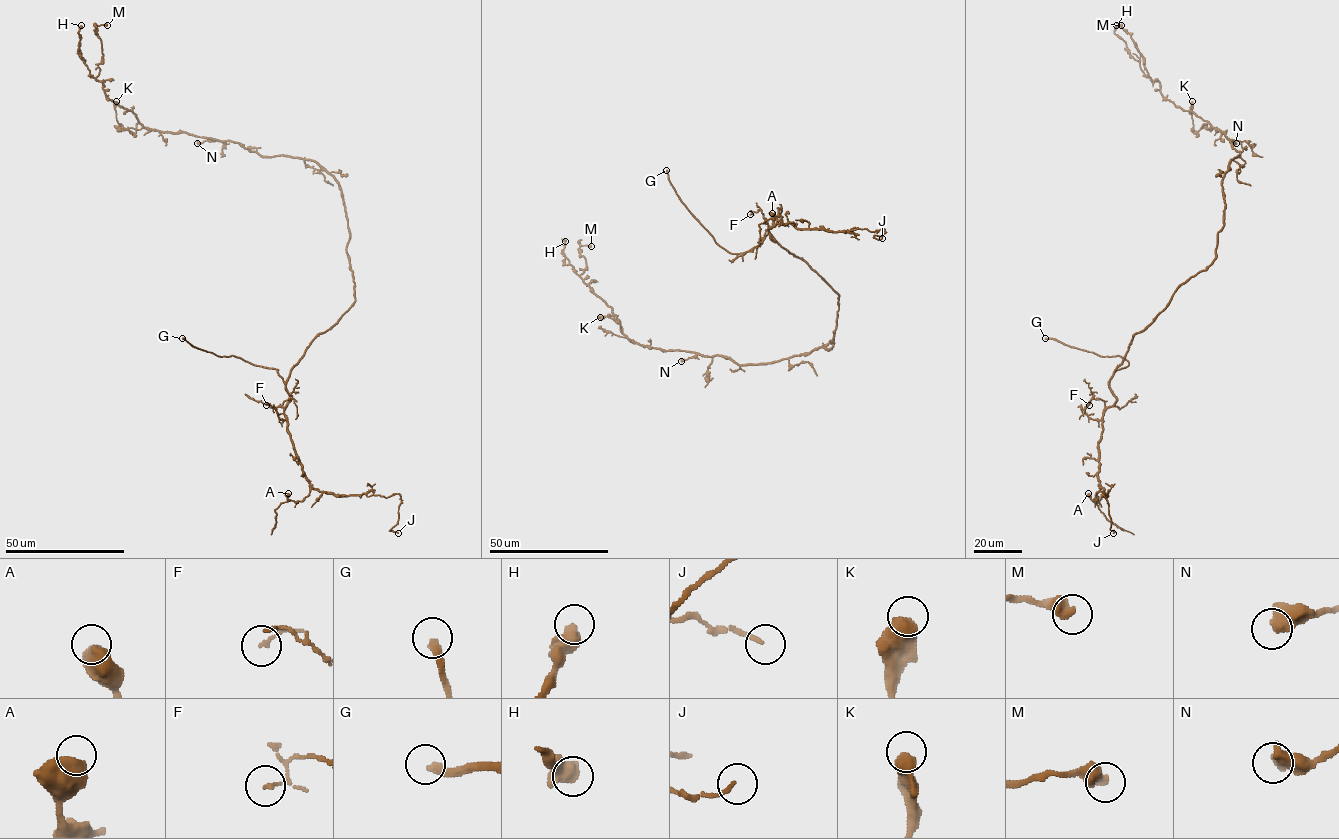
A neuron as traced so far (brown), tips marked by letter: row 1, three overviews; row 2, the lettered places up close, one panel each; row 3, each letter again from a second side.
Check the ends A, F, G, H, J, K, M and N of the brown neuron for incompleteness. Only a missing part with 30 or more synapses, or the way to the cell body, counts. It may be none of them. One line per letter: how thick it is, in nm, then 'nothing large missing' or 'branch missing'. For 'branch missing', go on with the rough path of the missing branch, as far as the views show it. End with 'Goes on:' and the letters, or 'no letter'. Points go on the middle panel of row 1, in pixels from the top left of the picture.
A: 750 nm | nothing large missing
F: 100 nm | nothing large missing
G: 320 nm | branch missing | (666, 170), (621, 112), (618, 109), (617, 112)
H: 650 nm | nothing large missing
J: 120 nm | nothing large missing
K: 600 nm | nothing large missing
M: 550 nm | nothing large missing
N: 600 nm | nothing large missing
Goes on: G

